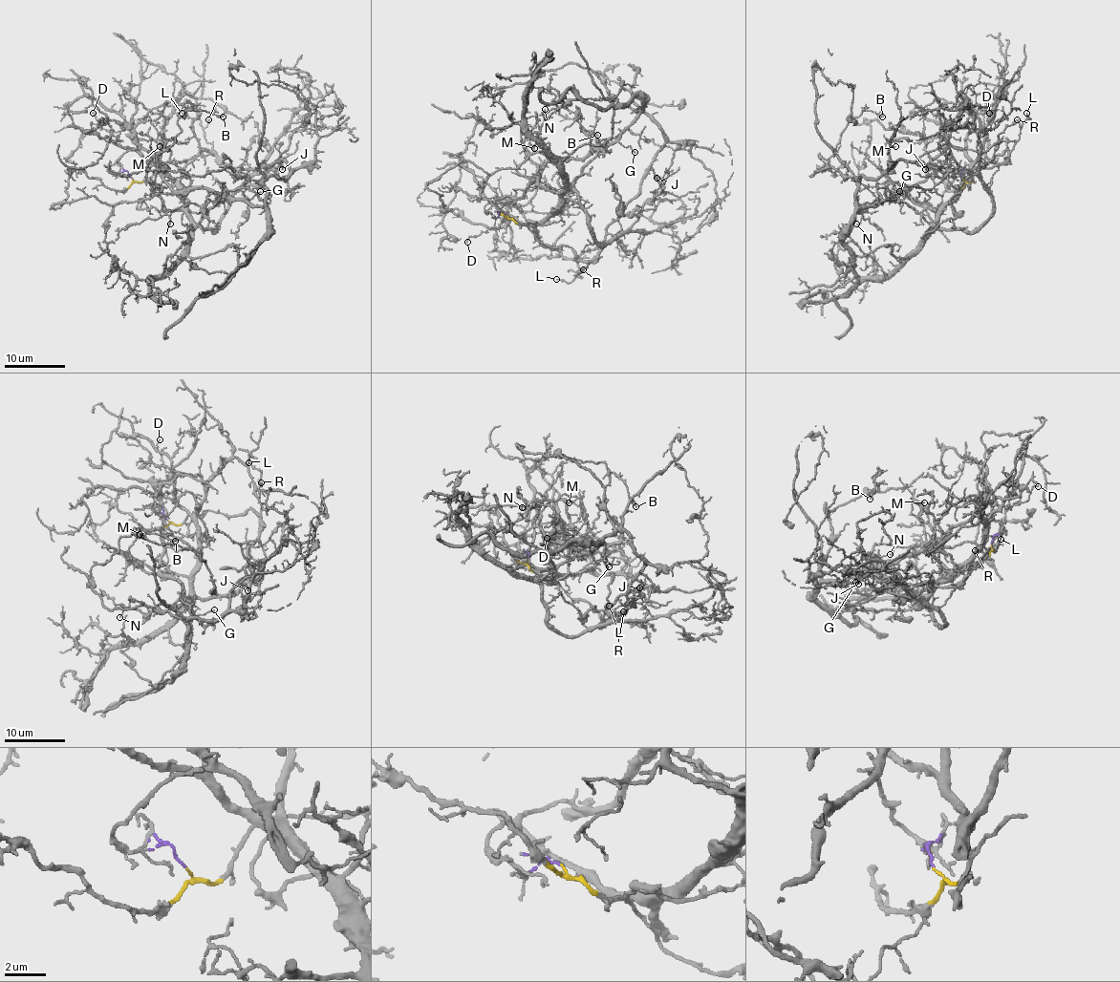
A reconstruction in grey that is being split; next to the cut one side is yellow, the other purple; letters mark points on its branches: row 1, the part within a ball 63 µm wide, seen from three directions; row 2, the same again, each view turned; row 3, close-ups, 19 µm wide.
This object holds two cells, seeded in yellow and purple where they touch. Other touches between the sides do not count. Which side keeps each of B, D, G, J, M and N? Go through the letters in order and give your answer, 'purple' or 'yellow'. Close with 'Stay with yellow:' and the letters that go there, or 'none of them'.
B: purple
D: purple
G: purple
J: purple
M: purple
N: purple
Stay with yellow: none of them

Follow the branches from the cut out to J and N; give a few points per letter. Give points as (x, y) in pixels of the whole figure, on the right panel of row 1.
J: (961, 177), (945, 148), (909, 191), (857, 204), (861, 176), (876, 179), (901, 160), (917, 159), (925, 170)
N: (961, 177), (945, 148), (909, 191), (855, 202), (861, 214), (857, 224)

